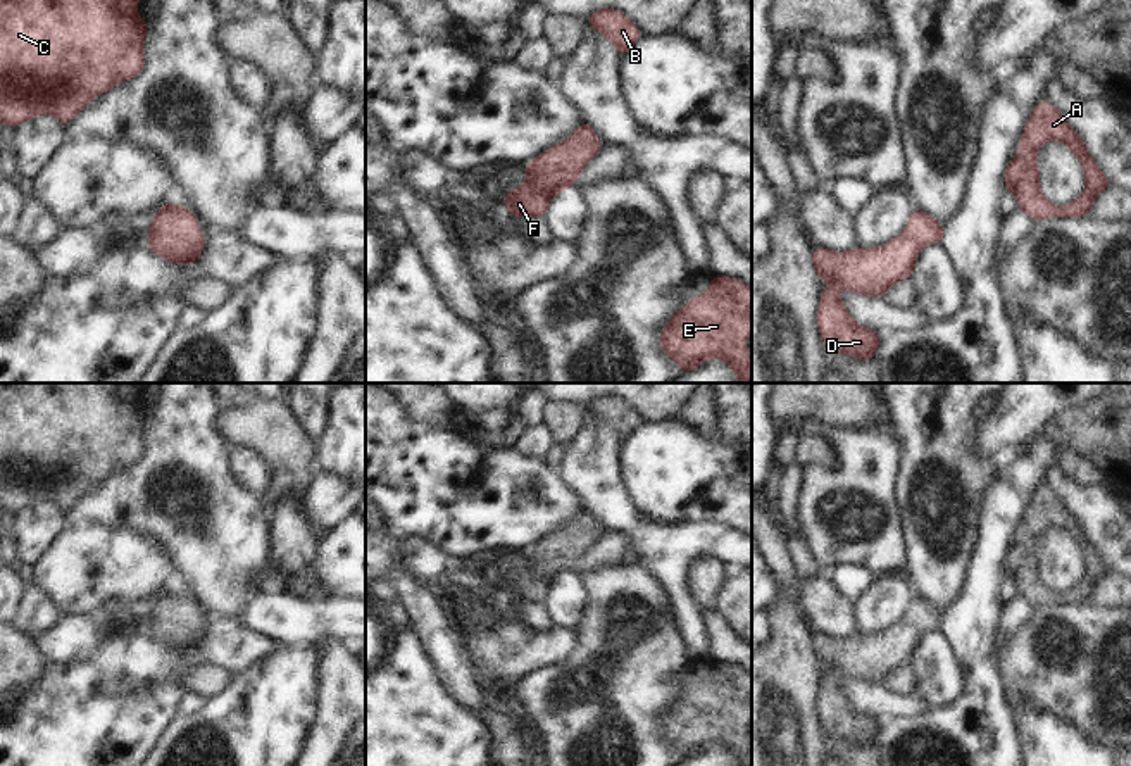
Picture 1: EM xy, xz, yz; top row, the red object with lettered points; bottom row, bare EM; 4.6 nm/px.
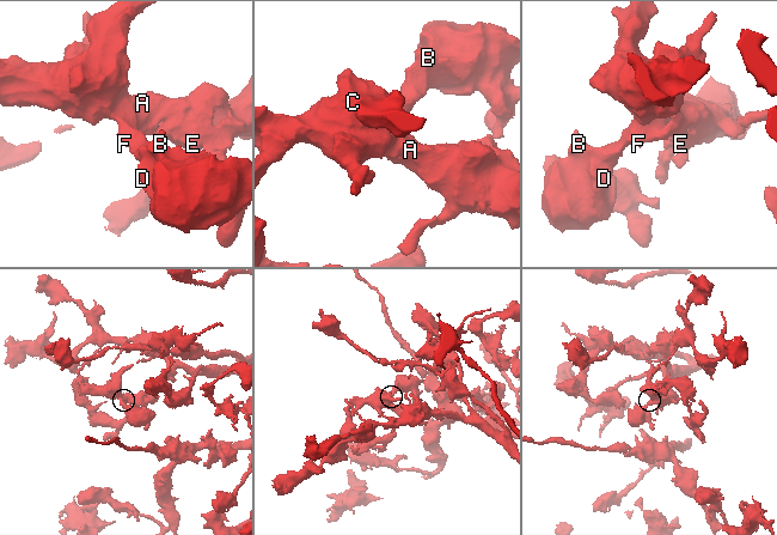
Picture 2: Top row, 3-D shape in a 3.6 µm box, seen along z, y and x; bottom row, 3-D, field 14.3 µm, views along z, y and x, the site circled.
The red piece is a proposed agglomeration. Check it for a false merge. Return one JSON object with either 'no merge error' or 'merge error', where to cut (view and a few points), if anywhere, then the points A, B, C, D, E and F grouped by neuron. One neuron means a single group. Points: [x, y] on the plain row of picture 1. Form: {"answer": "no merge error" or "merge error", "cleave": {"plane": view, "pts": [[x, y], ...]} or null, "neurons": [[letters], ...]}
{"answer": "no merge error", "cleave": null, "neurons": [["A", "B", "C", "D", "E", "F"]]}

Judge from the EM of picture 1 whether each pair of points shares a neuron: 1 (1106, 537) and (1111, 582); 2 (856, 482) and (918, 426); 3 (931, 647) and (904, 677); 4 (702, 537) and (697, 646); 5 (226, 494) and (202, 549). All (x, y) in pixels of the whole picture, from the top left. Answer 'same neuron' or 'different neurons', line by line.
1: different neurons
2: different neurons
3: different neurons
4: same neuron
5: same neuron

